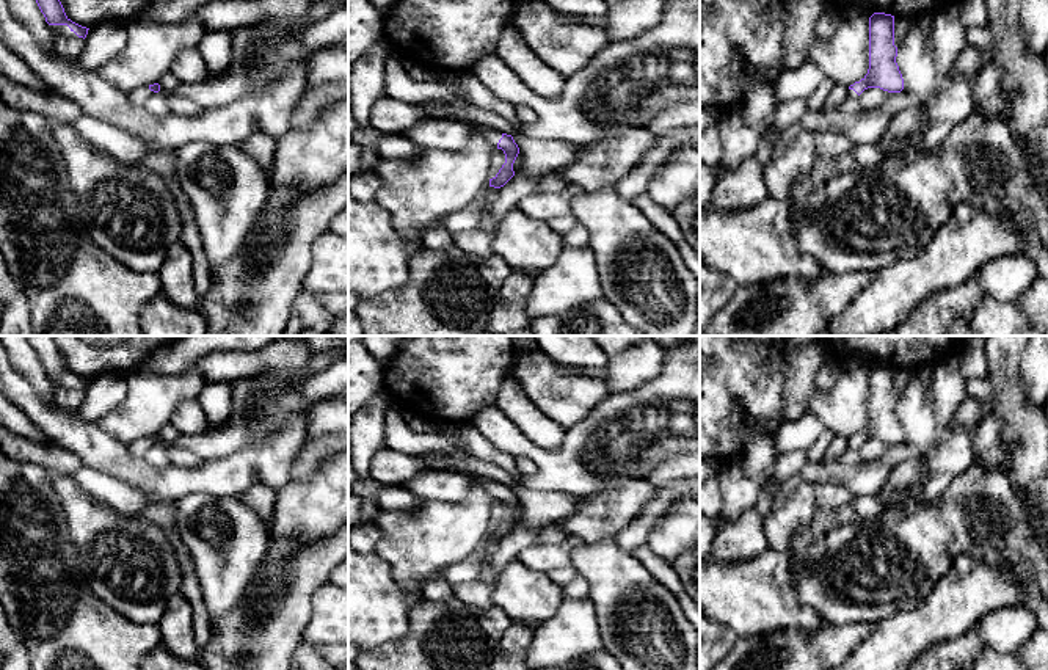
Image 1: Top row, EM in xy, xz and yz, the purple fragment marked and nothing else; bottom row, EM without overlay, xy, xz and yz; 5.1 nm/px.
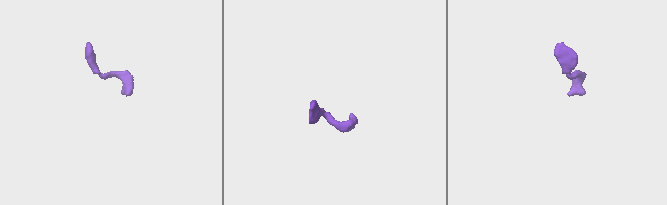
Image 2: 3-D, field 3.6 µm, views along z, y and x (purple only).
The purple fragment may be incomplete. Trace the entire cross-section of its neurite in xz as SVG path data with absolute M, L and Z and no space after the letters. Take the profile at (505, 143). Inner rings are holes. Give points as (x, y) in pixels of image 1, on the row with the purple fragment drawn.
M493 129L488 130L486 138L494 147L502 149L505 154L505 163L499 173L489 179L489 187L500 188L515 176L513 163L519 154L519 147L511 135Z

